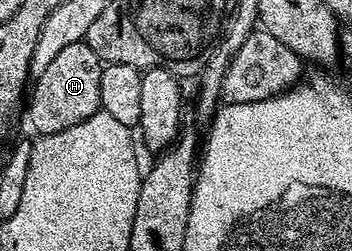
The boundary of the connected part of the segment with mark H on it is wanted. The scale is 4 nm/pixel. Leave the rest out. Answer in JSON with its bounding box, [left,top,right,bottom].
[26,41,103,135]

